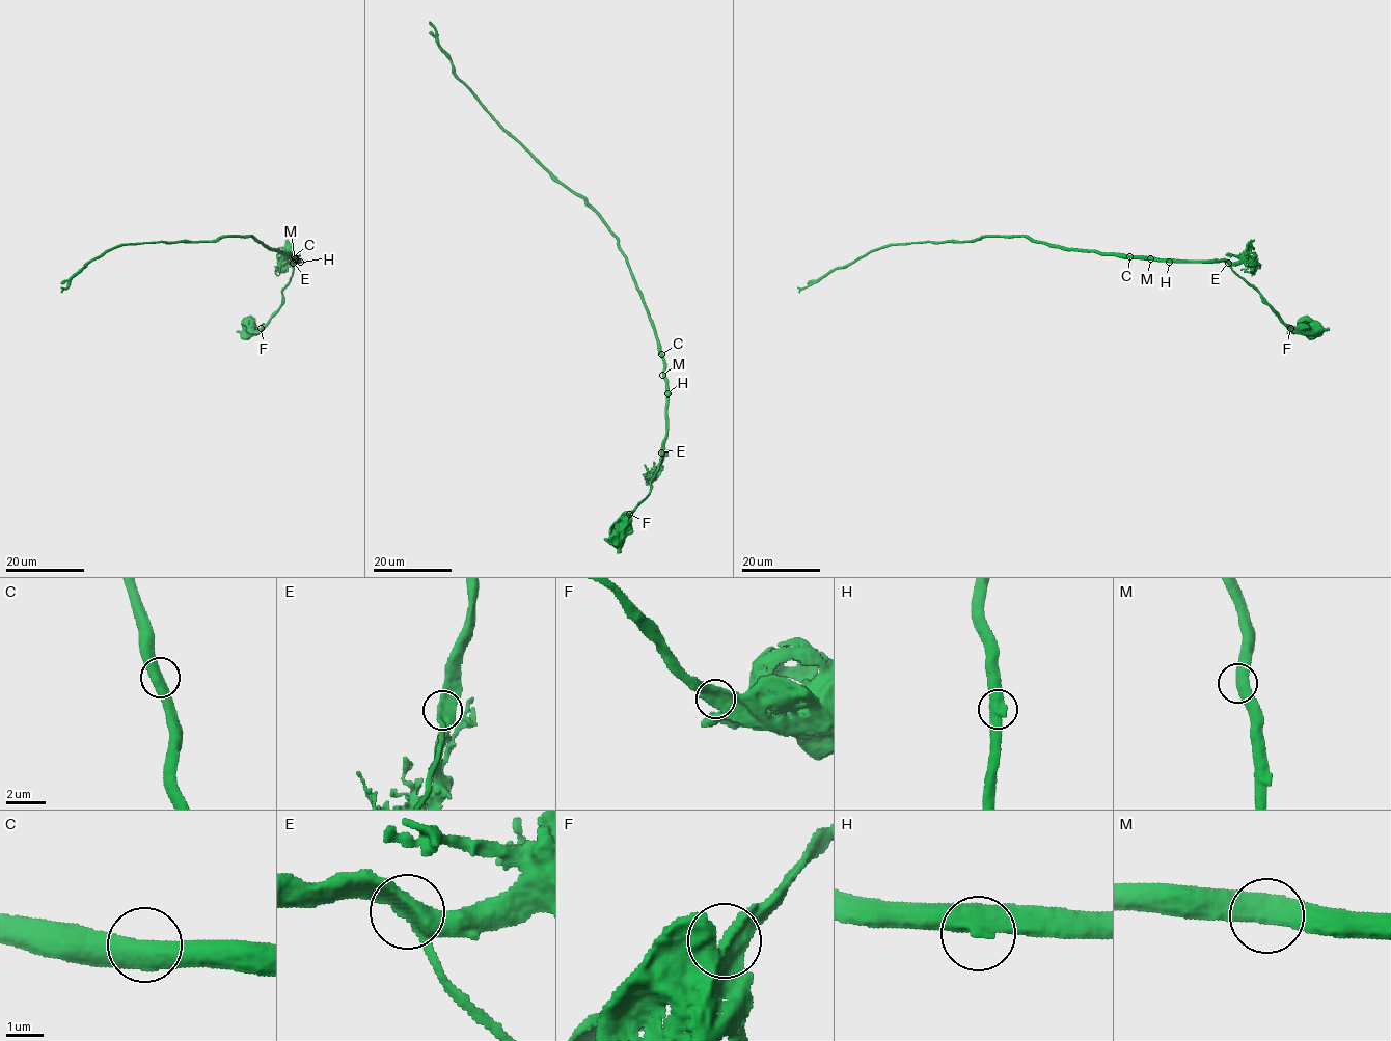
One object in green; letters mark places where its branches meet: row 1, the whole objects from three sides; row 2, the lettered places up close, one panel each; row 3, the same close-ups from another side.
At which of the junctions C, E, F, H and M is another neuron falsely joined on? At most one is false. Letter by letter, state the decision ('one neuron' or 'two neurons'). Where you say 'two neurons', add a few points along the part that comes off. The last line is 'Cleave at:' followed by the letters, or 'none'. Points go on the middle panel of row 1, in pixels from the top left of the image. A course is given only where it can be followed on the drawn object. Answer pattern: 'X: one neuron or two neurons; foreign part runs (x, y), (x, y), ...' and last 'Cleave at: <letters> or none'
C: one neuron
E: one neuron
F: one neuron
H: one neuron
M: one neuron
Cleave at: none

